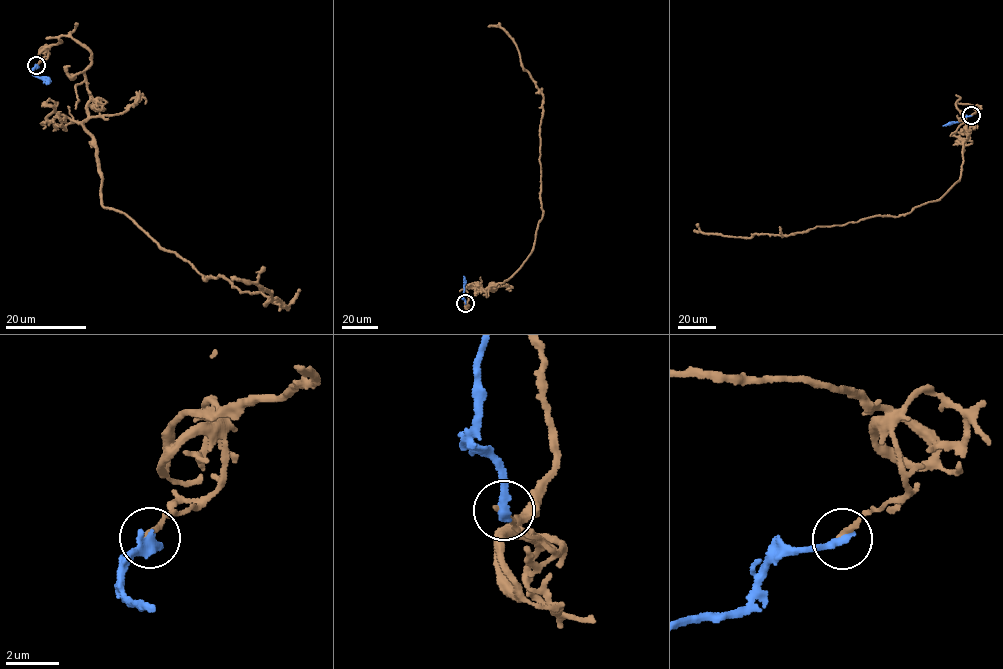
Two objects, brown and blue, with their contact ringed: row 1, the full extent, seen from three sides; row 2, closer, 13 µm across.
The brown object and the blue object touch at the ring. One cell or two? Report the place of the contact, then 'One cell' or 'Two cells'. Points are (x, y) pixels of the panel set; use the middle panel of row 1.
Place: (465, 303). Two cells

